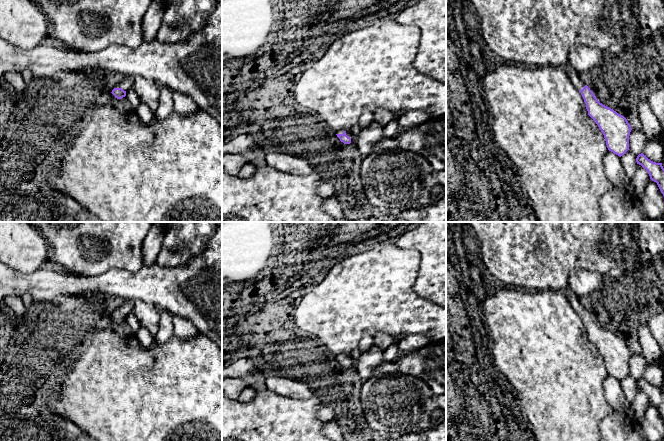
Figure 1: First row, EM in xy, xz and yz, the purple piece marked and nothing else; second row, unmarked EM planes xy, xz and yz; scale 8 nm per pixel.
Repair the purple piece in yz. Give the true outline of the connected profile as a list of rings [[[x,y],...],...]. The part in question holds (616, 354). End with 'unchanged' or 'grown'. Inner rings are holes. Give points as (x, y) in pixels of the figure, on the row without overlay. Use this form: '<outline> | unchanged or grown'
[[[567,289],[564,292],[572,307],[581,316],[588,339],[603,357],[608,374],[621,381],[629,374],[629,359],[632,353],[627,343],[600,327],[573,291]]] | grown

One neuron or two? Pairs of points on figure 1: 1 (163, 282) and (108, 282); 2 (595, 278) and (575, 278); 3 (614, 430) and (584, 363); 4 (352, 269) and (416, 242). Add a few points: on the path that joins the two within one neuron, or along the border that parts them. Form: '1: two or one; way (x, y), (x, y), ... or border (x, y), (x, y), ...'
1: one; way (149, 282), (122, 282)
2: one; way (590, 278), (580, 278)
3: two; border (614, 410), (601, 421), (598, 430)
4: two; border (392, 240), (399, 247), (416, 249), (420, 264)

